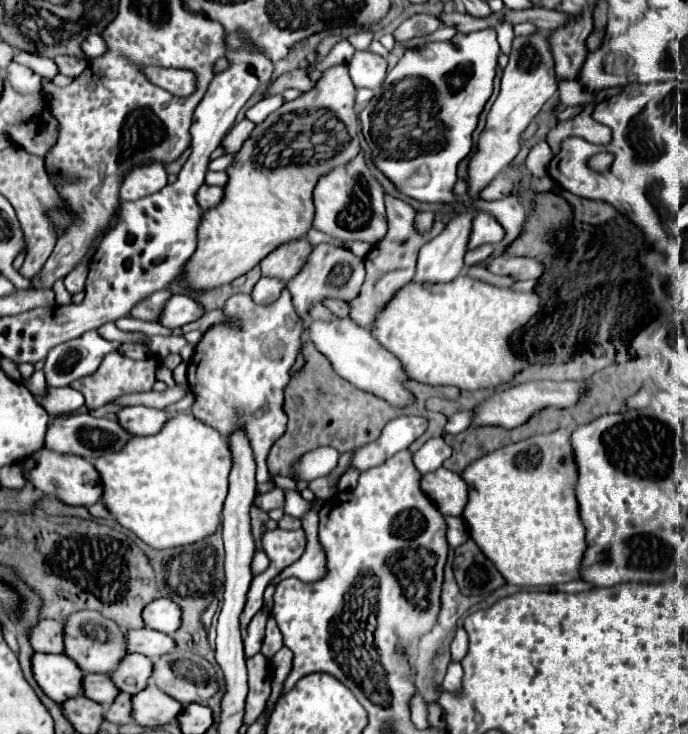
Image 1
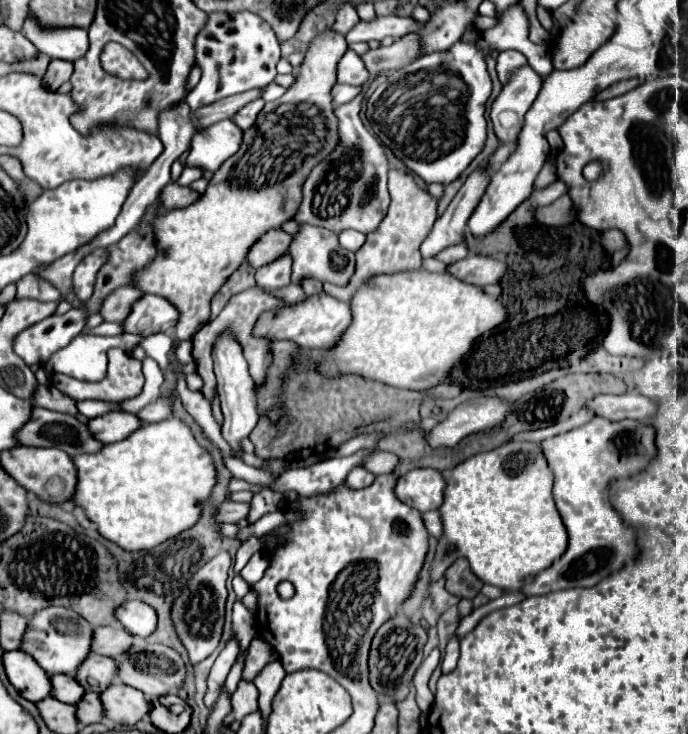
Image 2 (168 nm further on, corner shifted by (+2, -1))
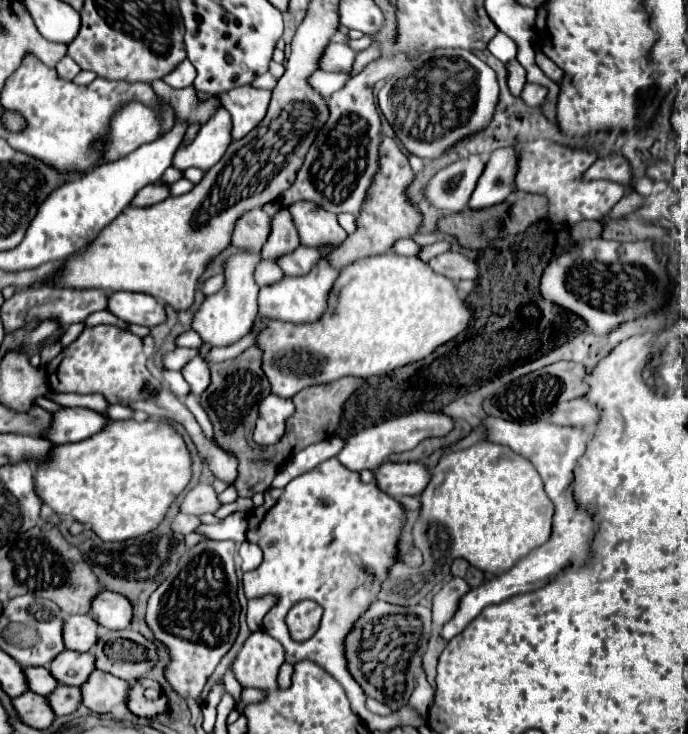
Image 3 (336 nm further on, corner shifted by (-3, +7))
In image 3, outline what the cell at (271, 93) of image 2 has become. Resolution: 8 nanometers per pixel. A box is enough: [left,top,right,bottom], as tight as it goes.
[251,72,277,90]

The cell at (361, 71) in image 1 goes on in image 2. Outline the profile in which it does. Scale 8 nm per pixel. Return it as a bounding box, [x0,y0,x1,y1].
[338,50,370,86]

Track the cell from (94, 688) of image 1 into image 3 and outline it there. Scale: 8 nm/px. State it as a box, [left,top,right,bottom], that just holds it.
[23,666,57,696]

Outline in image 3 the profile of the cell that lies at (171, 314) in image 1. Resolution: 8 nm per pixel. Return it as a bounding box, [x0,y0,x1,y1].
[107,292,165,326]

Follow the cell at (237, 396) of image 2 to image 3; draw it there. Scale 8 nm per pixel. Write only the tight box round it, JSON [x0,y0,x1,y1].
[191,250,261,346]

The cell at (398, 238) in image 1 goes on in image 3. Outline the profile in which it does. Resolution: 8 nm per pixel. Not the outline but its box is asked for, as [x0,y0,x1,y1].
[329,134,421,270]

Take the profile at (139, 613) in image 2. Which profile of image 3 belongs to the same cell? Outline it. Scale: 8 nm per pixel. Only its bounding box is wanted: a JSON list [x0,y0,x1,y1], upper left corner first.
[89,590,131,630]

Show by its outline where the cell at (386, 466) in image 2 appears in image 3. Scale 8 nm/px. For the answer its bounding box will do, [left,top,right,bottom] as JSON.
[335,412,453,472]

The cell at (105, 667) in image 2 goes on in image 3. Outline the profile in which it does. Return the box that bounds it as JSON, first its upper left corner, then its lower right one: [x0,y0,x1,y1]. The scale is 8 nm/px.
[49,650,93,686]

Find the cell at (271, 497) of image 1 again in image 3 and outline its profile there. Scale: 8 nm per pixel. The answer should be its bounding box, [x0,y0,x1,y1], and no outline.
[179,484,219,516]

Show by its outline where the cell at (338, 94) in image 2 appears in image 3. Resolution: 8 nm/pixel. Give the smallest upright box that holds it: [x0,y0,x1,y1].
[309,72,349,98]

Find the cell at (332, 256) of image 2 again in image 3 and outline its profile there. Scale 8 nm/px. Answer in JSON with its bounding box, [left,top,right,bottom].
[289,200,347,246]

